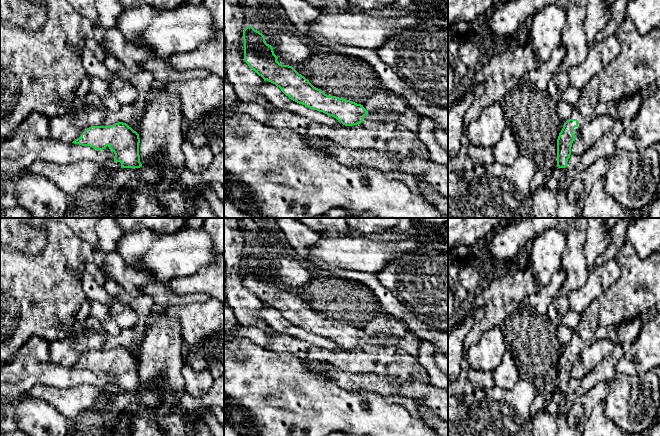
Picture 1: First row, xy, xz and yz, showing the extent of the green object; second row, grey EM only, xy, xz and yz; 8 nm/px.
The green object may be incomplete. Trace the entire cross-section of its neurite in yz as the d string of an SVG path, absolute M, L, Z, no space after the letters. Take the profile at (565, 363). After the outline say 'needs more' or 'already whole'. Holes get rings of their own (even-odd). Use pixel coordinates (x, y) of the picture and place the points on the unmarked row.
M574 332L570 343L564 347L557 363L557 391L567 391L567 385L571 379L572 367L584 346L585 343L580 335Z; needs more

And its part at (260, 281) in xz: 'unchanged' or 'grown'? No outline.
grown

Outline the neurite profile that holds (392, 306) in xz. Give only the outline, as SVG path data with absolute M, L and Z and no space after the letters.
M313 259L312 263L317 268L333 272L336 277L356 281L368 287L378 298L387 315L391 315L399 321L404 322L408 330L420 340L431 342L435 346L436 352L448 356L448 332L440 332L430 329L426 324L421 322L415 313L404 306L379 282L376 275L339 268L318 259Z

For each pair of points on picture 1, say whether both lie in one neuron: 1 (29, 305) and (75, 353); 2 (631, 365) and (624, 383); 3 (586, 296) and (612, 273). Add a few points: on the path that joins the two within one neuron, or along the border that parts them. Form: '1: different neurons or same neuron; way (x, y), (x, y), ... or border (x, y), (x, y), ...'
1: different neurons; border (75, 321), (67, 335), (50, 342)
2: different neurons; border (649, 370), (637, 374), (618, 372)
3: same neuron; way (592, 289), (605, 276)

